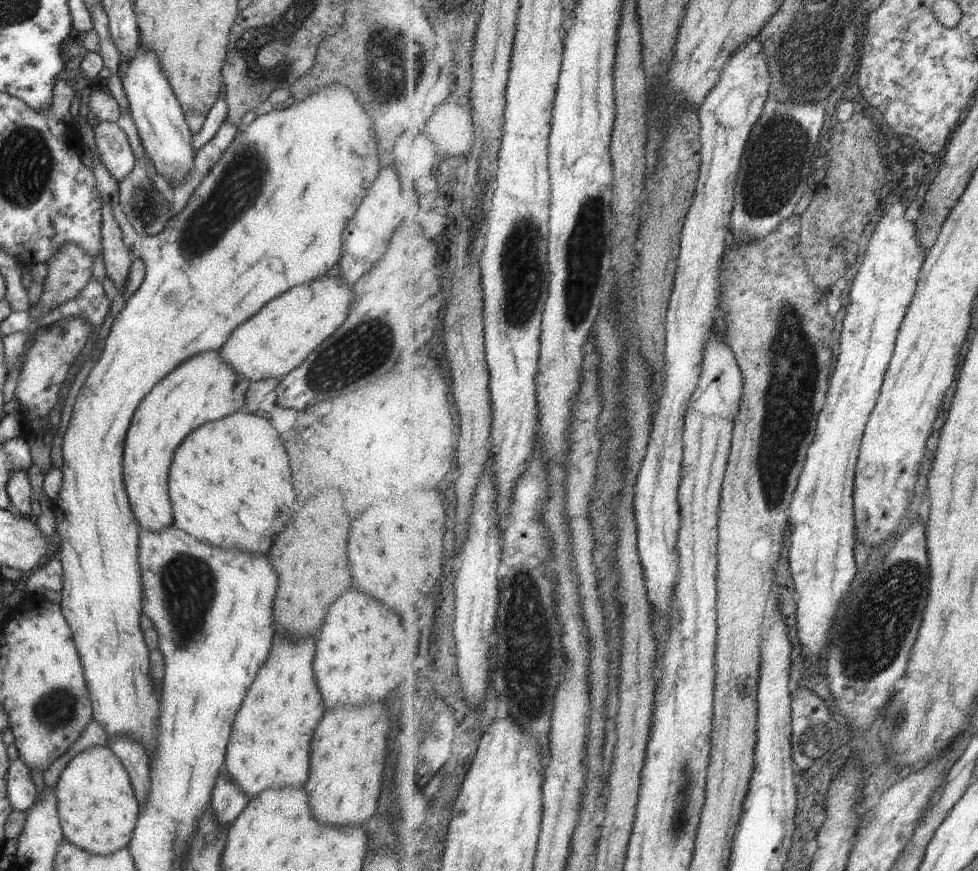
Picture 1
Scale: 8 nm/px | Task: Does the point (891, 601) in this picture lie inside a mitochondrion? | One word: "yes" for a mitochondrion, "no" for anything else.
yes

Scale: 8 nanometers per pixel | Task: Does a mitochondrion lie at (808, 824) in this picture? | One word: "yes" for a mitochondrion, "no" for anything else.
no

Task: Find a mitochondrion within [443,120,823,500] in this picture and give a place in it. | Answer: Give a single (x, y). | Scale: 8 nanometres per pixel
(586, 249)

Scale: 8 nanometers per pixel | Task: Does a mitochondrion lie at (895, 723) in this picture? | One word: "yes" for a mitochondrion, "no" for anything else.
yes

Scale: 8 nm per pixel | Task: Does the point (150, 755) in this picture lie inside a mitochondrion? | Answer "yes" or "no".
no

